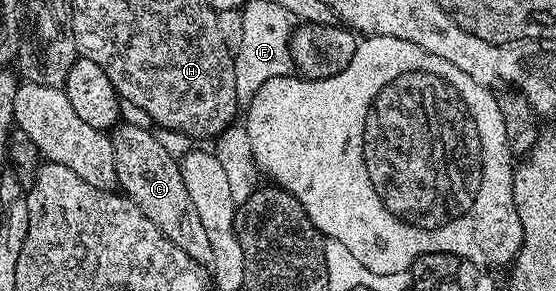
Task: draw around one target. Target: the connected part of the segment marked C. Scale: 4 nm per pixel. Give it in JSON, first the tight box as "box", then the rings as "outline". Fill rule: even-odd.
{"box":[110,124,214,267],"outline":[[[117,124],[110,133],[119,188],[131,197],[142,215],[146,215],[146,219],[150,219],[150,223],[157,225],[162,235],[174,243],[174,247],[182,247],[182,251],[202,267],[211,266],[214,251],[210,248],[206,230],[202,228],[202,218],[190,199],[190,191],[186,191],[180,161],[159,142],[155,132],[151,133],[140,125],[124,124]]]}

